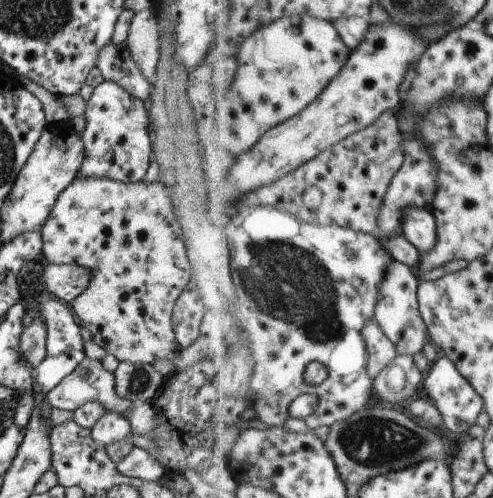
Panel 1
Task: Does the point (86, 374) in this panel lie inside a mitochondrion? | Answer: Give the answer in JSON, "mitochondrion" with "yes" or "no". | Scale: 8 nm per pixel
{"mitochondrion":"yes"}

